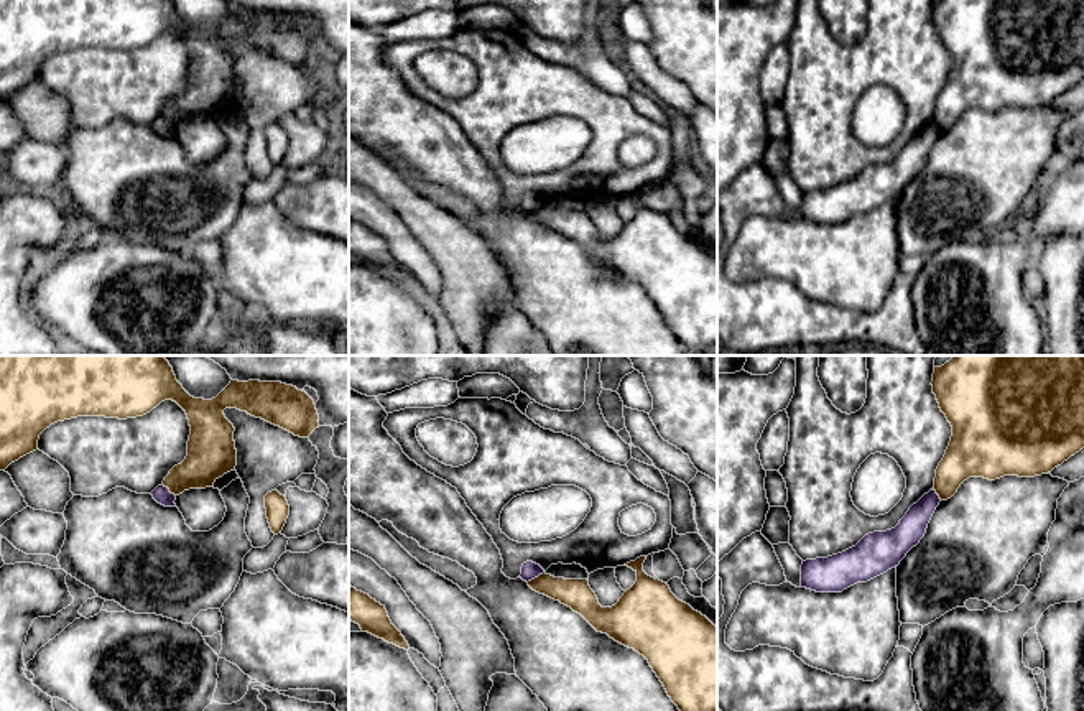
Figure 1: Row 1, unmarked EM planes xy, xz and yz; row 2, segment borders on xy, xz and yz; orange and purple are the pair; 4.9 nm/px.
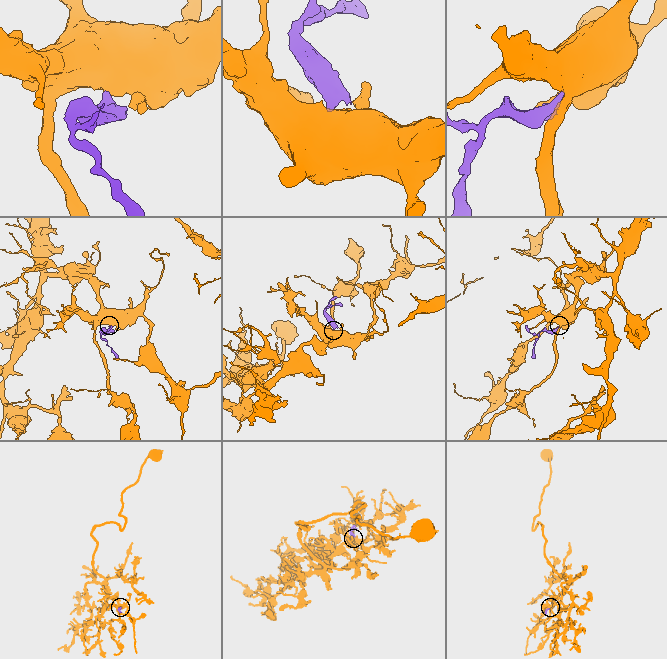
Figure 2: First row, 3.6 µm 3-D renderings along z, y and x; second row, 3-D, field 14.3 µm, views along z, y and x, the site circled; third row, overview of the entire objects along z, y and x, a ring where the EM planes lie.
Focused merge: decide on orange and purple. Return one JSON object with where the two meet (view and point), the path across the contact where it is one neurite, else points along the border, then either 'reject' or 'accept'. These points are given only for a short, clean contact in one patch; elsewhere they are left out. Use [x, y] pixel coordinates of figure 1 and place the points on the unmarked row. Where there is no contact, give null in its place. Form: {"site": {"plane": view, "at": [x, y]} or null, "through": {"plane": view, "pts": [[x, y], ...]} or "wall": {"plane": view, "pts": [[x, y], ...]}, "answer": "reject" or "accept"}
{"site": {"plane": "xz", "at": [535, 209]}, "wall": {"plane": "xz", "pts": [[543, 203], [527, 213]]}, "answer": "reject"}

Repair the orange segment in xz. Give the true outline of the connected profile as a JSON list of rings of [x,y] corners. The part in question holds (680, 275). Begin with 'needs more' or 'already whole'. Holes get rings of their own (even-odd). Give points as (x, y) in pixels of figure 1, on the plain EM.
already whole; [[[646,188],[623,198],[637,204],[635,216],[612,239],[602,239],[587,211],[564,211],[540,206],[528,217],[581,245],[597,263],[643,286],[668,328],[689,352],[717,346],[717,258],[689,235],[679,232],[669,217],[643,202]]]

